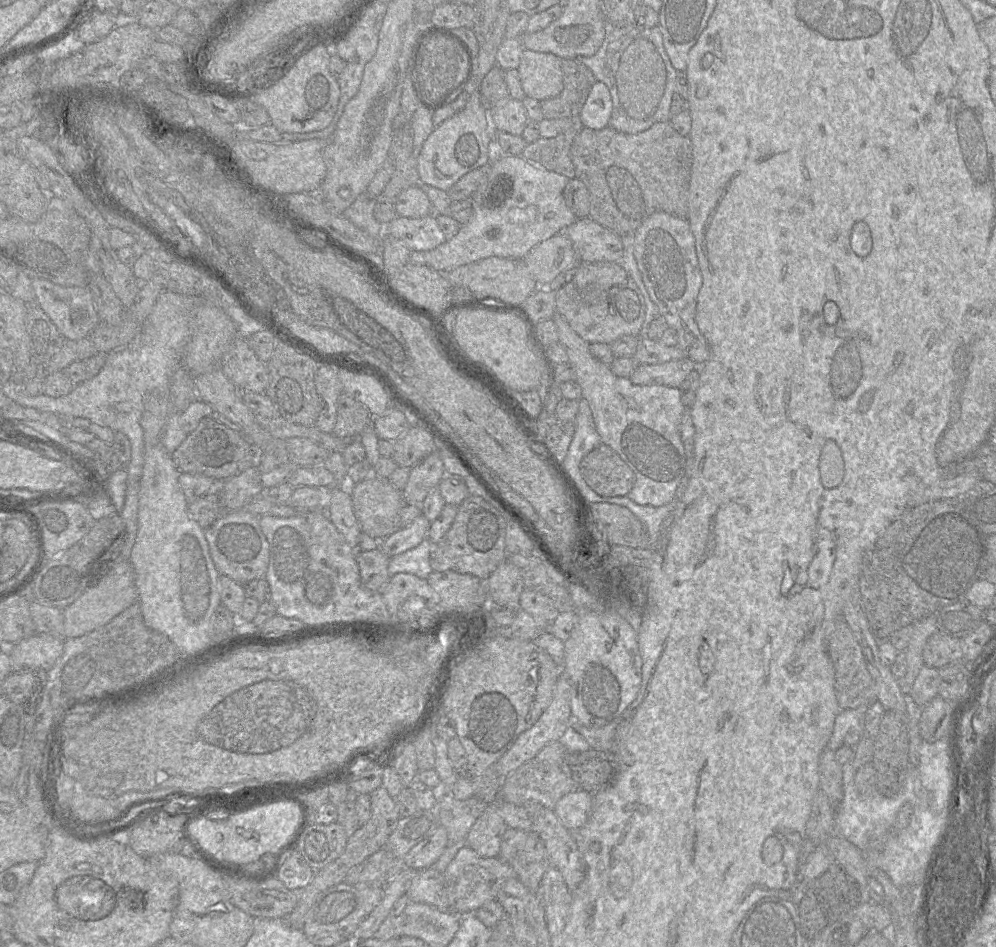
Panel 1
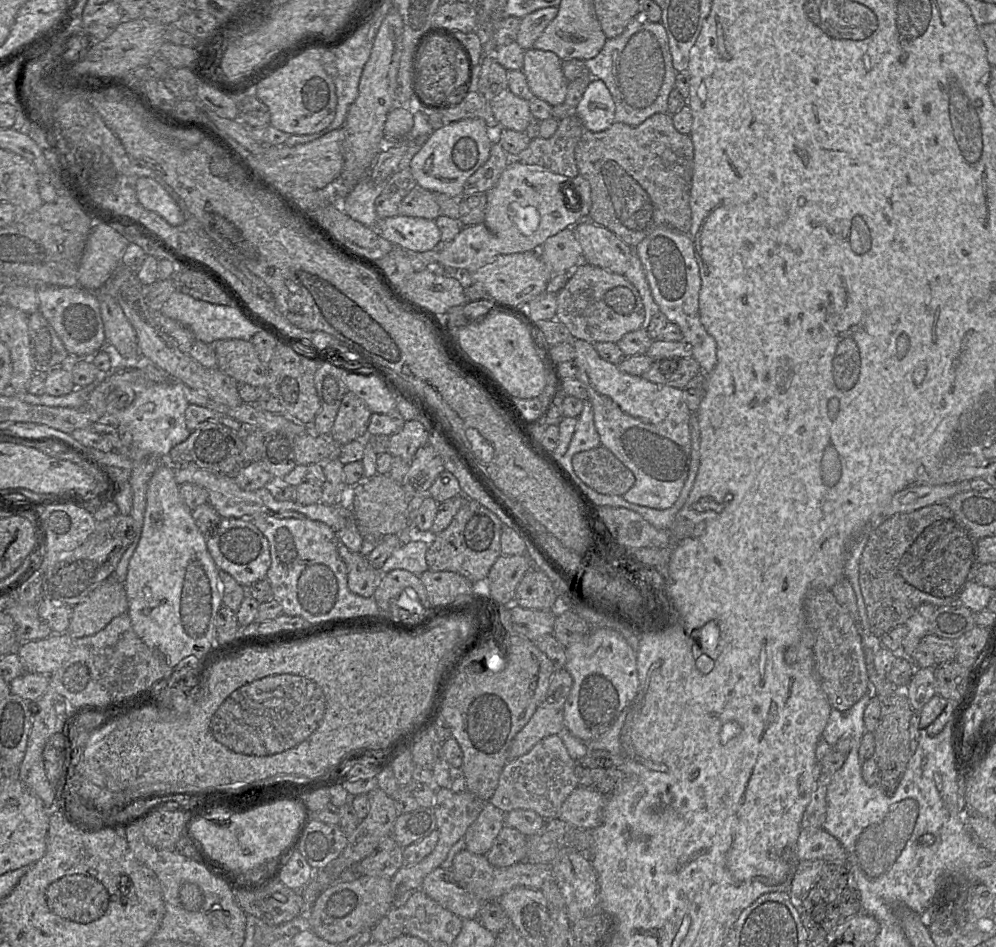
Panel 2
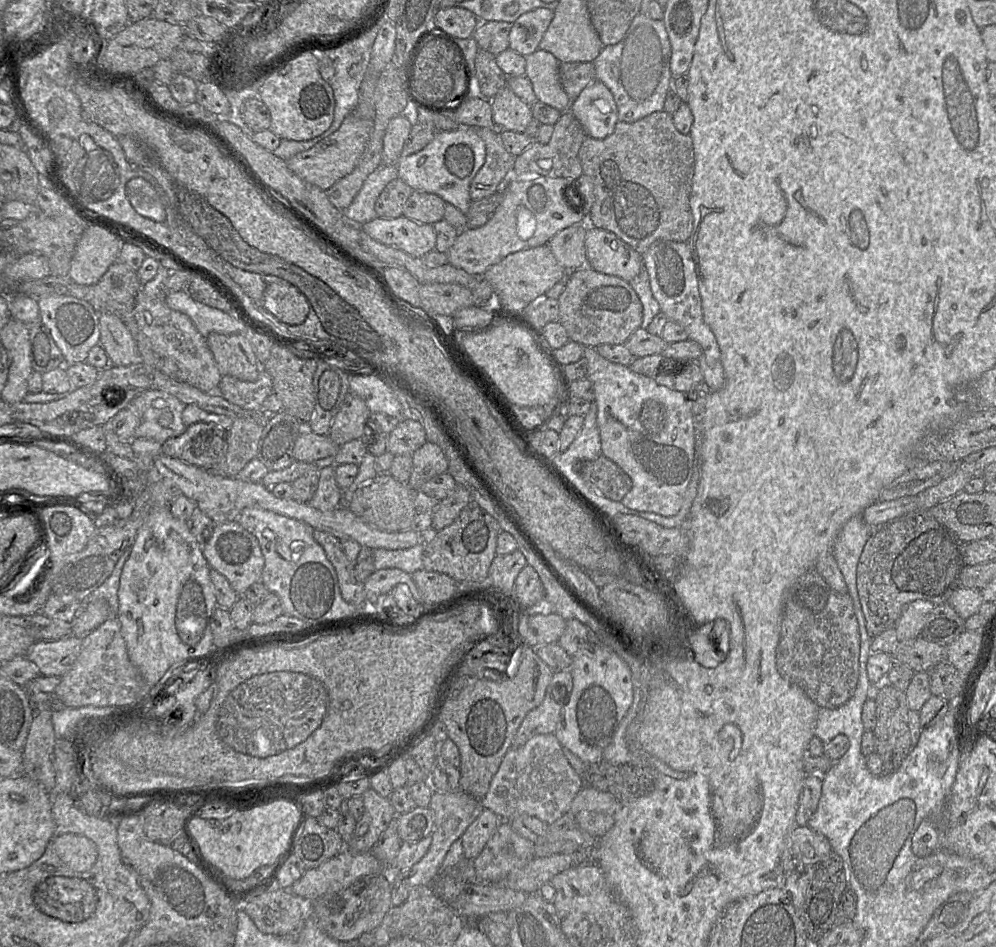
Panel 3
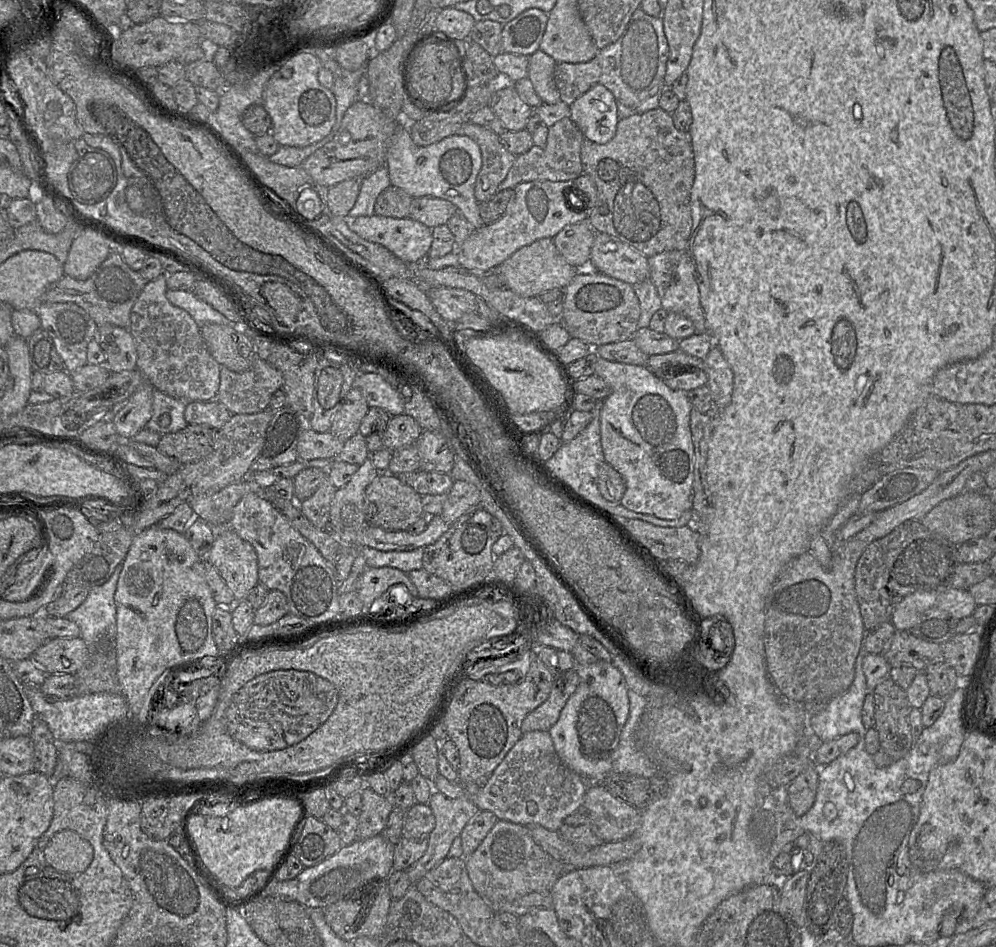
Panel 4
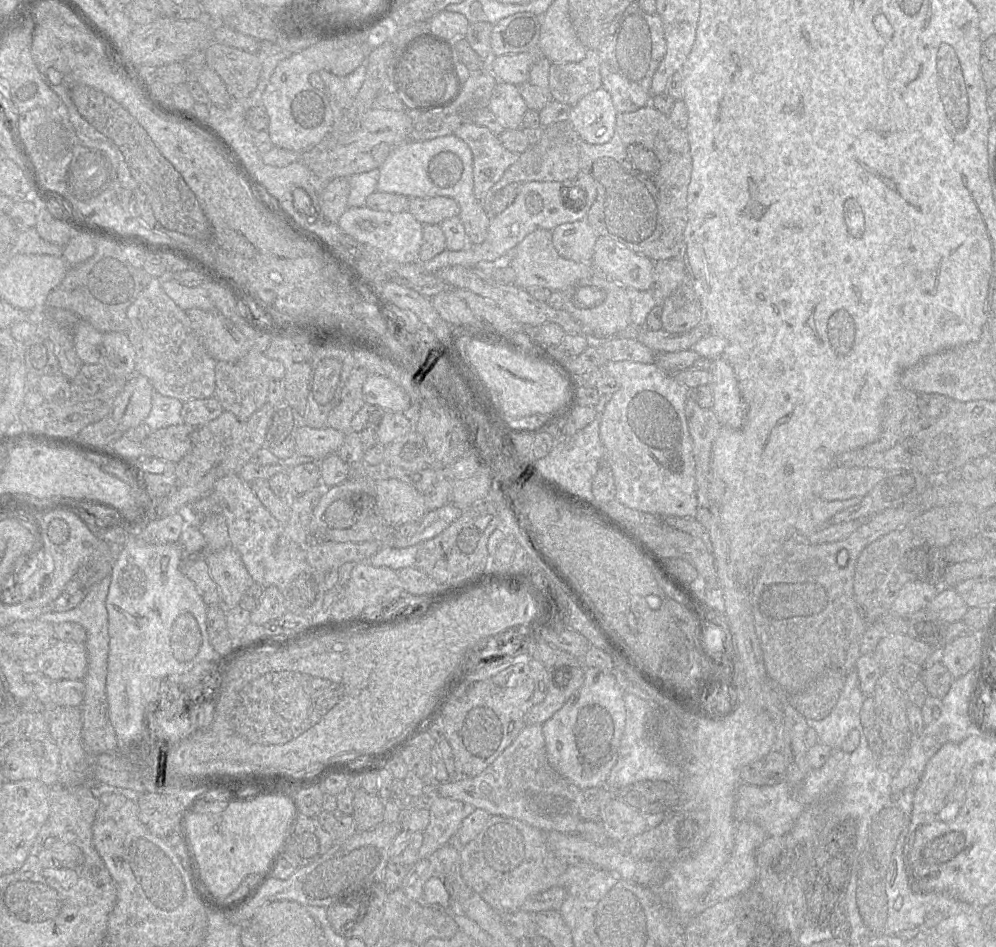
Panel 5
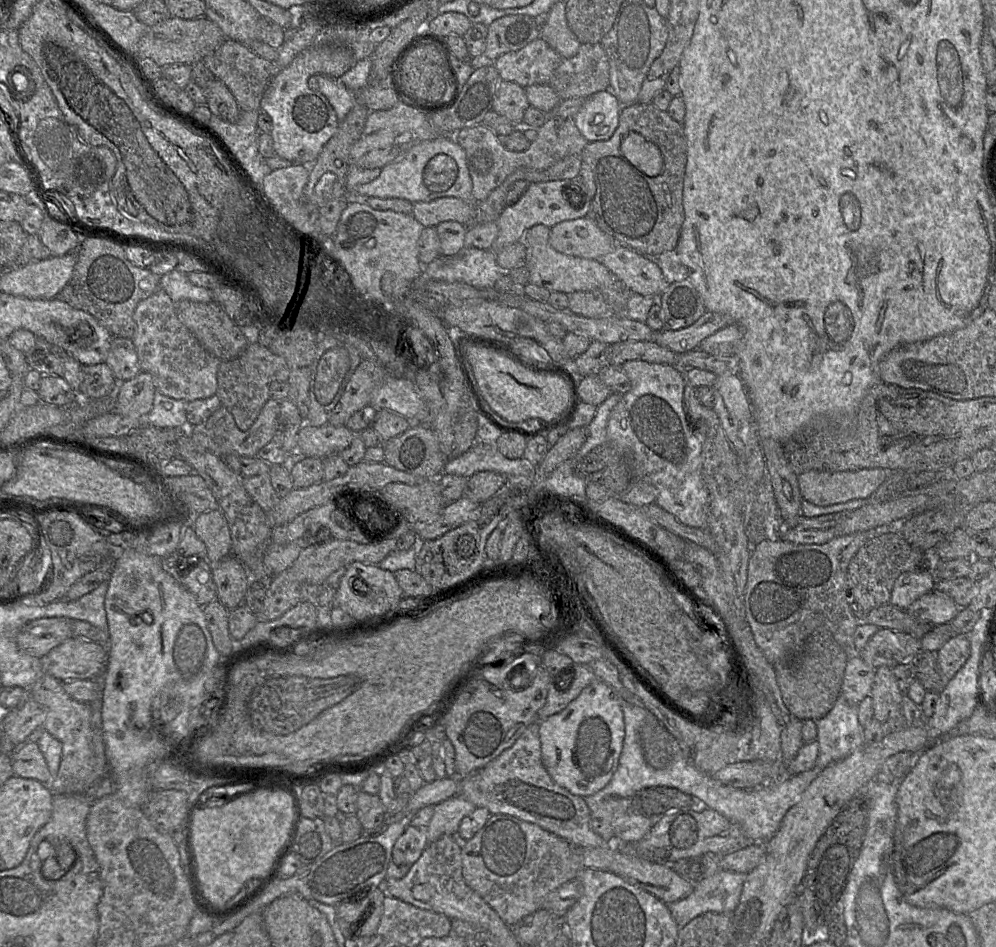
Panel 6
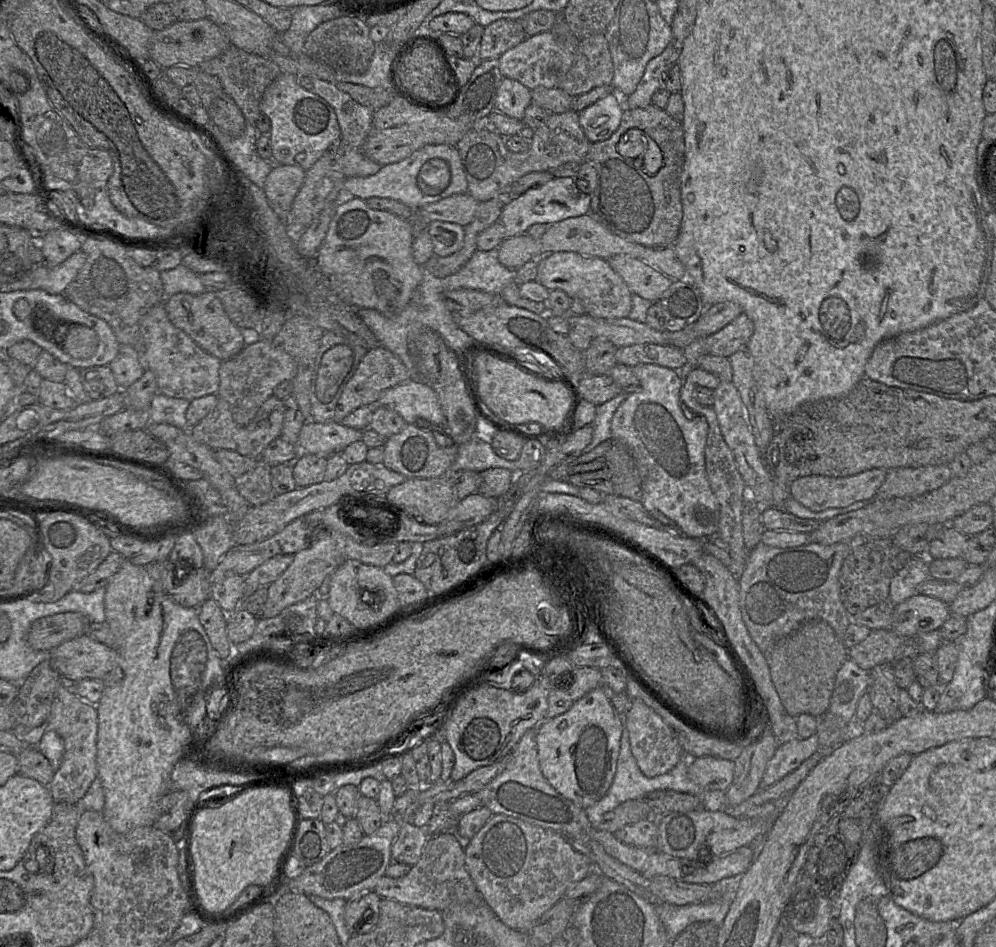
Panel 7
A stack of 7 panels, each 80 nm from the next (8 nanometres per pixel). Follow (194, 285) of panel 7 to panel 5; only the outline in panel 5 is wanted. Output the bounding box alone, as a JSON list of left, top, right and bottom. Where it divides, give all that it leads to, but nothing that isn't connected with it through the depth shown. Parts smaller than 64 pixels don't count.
[158,276,217,311]

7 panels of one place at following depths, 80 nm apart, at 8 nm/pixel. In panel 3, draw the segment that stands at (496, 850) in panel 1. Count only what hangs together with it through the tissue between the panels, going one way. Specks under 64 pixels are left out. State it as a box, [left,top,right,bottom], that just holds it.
[461,809,501,860]

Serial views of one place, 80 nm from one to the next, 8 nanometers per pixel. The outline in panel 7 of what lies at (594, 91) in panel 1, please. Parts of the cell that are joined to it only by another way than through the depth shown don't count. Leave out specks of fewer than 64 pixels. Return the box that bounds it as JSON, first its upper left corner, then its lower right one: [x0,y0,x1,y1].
[578,92,623,143]

